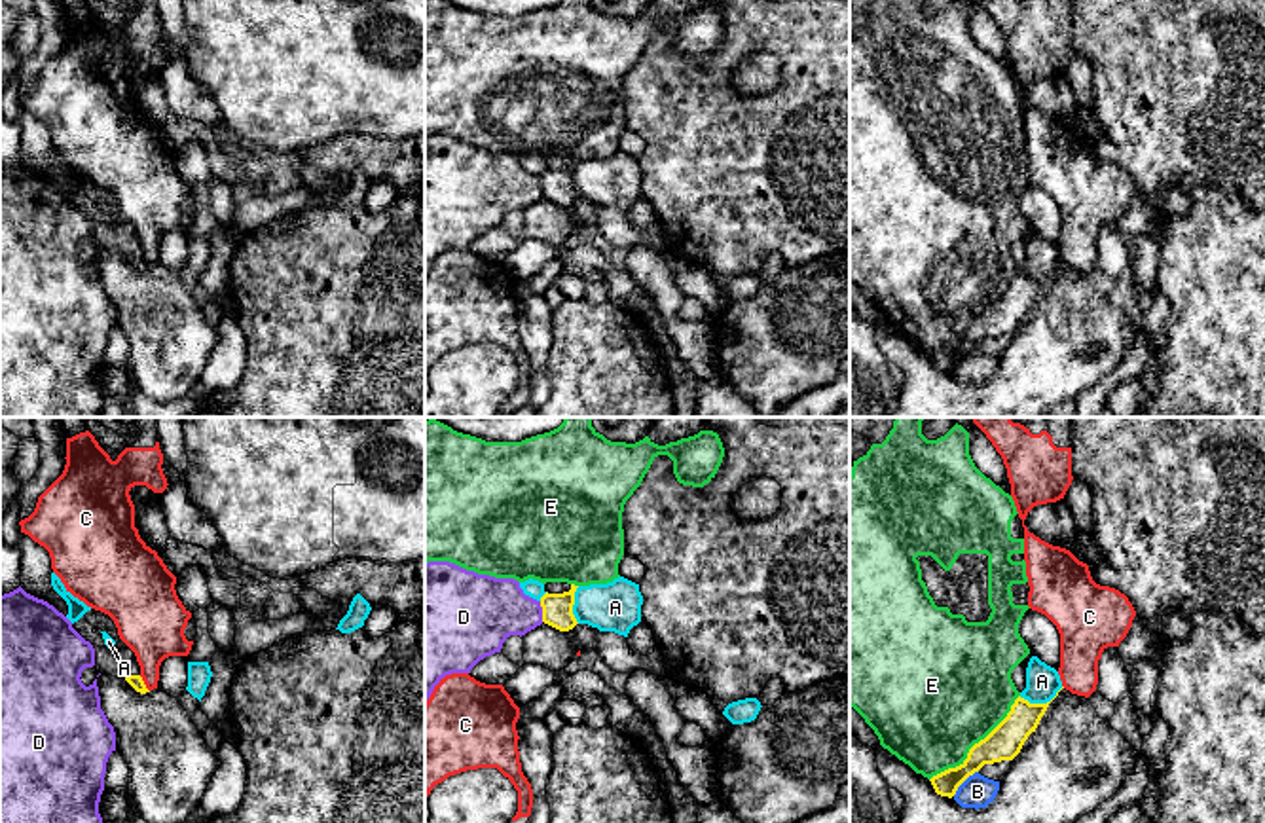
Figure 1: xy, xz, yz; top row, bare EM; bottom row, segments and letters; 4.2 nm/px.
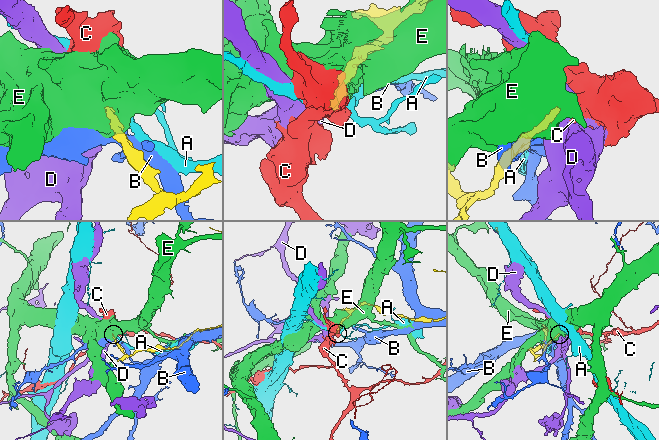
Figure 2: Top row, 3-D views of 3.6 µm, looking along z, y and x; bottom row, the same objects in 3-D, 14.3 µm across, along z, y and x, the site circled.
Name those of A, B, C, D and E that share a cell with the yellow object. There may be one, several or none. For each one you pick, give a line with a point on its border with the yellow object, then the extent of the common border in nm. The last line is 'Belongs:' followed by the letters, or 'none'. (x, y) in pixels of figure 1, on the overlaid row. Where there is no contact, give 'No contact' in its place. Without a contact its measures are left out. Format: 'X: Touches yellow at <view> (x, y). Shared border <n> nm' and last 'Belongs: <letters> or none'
Belongs: none

